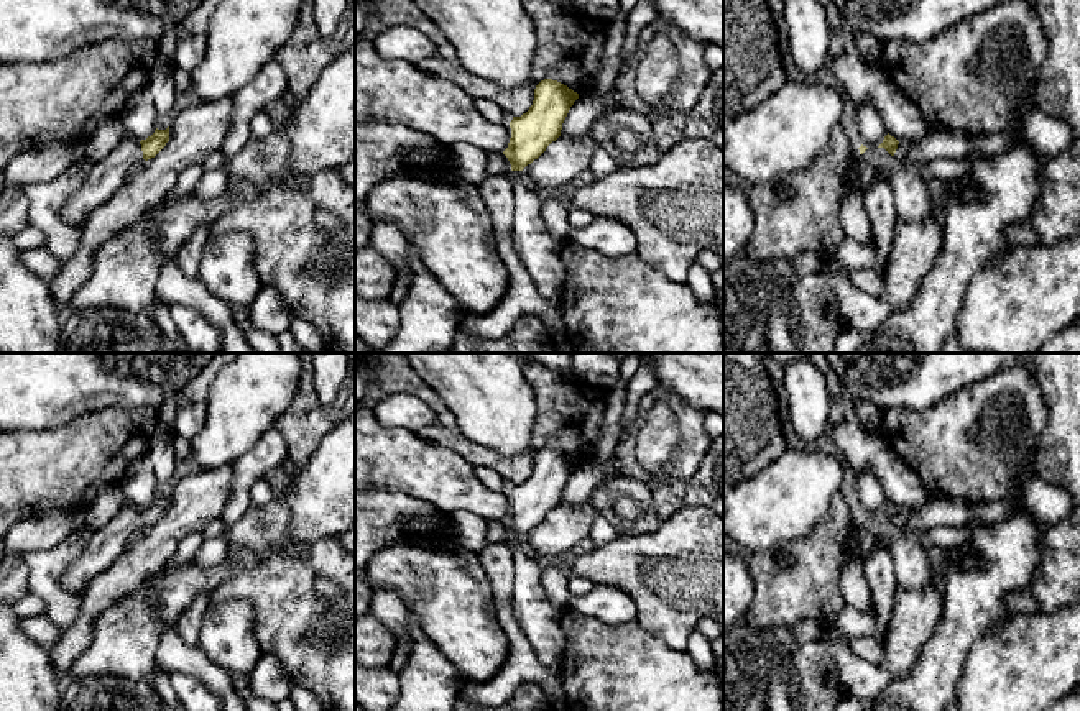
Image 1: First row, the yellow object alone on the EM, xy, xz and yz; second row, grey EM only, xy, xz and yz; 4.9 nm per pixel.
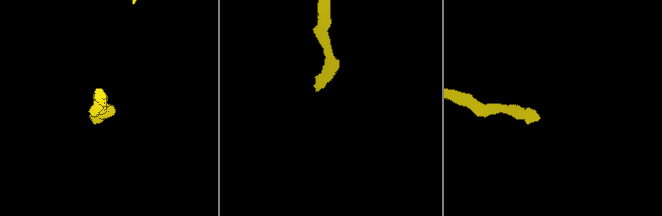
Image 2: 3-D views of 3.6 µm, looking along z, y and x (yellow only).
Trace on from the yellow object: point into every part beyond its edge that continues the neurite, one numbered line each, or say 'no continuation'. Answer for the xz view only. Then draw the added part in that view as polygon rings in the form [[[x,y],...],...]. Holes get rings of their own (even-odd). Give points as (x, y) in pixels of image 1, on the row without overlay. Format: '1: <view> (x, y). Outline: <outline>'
1: xz (497, 531). Outline: [[[492,521],[487,527],[487,544],[498,544],[503,540],[510,540],[511,532],[503,521]]]

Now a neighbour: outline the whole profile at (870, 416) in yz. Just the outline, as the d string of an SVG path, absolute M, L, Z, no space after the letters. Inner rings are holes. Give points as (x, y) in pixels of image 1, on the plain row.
M866 401L855 402L855 412L870 433L876 433L884 427L884 412Z

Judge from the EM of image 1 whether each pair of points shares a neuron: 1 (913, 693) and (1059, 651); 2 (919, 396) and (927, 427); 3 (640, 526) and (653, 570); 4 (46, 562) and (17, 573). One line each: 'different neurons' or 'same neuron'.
1: different neurons
2: different neurons
3: different neurons
4: different neurons

